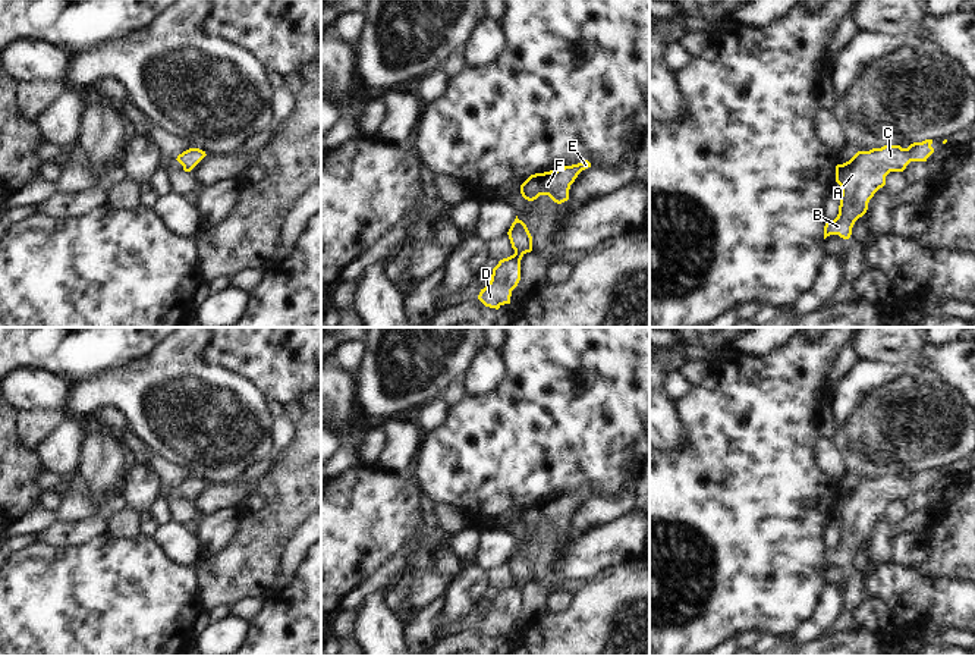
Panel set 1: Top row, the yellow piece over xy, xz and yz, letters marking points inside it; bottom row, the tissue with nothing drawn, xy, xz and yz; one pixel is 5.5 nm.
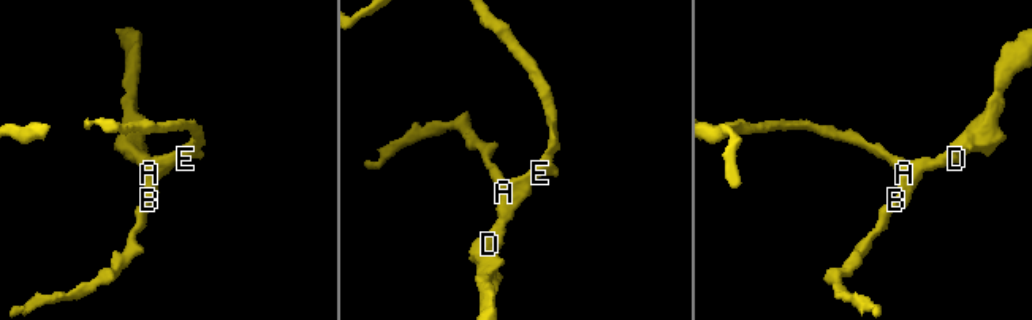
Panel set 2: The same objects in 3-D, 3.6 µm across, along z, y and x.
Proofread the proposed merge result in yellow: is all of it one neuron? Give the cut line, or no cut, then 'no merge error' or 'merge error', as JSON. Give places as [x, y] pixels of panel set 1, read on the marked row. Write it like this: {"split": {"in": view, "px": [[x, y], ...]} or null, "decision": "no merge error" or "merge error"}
{"split": null, "decision": "no merge error"}

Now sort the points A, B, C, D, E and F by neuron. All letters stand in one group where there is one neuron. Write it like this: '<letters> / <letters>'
A B C D E F

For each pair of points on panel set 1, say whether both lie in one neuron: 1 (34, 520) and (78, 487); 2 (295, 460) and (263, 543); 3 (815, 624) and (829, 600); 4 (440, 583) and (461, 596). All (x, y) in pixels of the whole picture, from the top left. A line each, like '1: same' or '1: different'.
1: same
2: same
3: same
4: different

